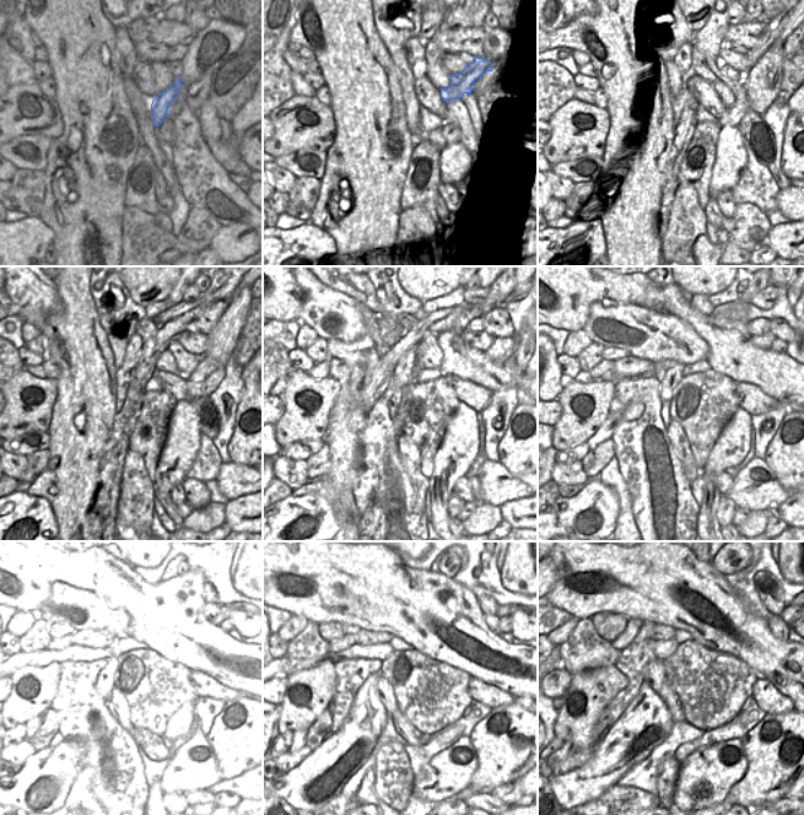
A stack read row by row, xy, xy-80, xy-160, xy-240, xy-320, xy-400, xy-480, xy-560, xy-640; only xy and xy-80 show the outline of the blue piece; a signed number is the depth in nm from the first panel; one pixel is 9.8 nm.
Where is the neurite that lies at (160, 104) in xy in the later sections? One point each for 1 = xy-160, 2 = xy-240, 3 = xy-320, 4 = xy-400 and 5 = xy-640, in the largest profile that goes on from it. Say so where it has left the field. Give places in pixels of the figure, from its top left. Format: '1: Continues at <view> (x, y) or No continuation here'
1: Continues at xy-160 (776, 27)
2: Continues at xy-240 (236, 291)
3: No continuation here
4: No continuation here
5: No continuation here

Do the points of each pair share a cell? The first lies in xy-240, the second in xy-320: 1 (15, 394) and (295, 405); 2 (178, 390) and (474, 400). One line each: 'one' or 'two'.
1: one
2: one

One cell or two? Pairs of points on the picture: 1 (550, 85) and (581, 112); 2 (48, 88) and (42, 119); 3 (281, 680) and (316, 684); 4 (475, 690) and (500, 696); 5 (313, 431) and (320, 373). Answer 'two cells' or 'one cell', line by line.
1: two cells
2: two cells
3: two cells
4: one cell
5: two cells

